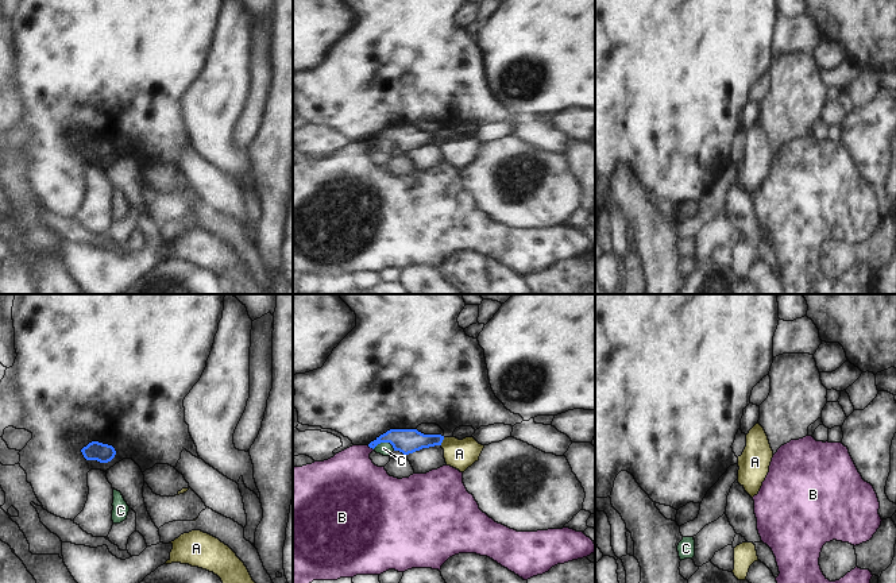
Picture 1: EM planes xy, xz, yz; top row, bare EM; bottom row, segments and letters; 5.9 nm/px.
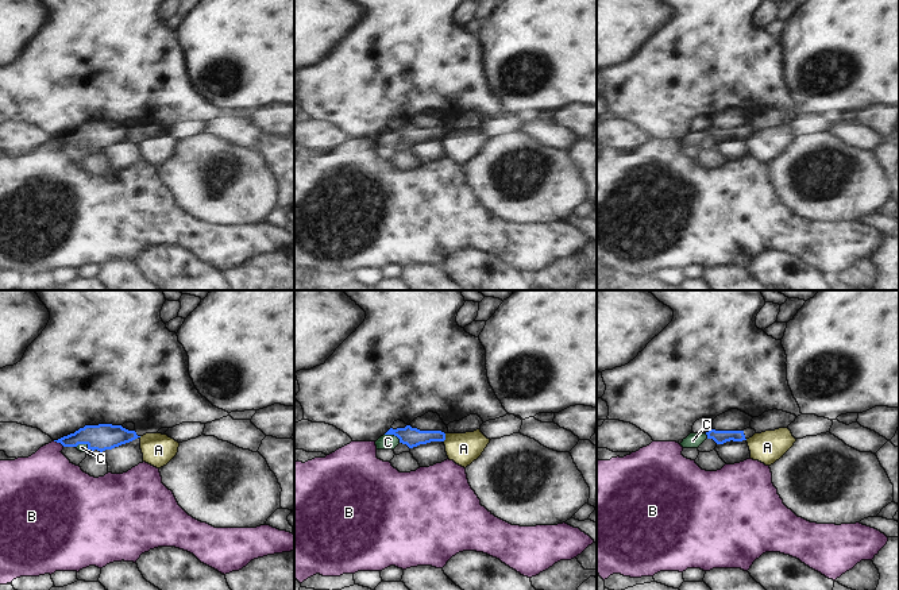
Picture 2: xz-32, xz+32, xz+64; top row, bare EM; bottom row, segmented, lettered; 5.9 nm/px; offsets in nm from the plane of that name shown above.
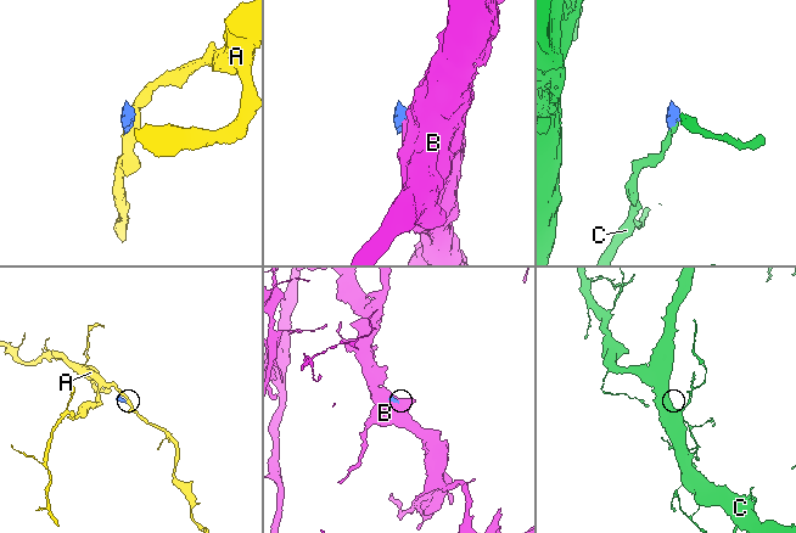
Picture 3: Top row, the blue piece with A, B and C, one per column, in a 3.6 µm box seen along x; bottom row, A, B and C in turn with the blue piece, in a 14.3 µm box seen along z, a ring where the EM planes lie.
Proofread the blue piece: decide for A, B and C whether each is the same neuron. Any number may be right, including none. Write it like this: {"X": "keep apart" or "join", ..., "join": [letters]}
{"A": "keep apart", "B": "keep apart", "C": "keep apart", "join": []}

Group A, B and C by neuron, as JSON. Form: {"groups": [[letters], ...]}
{"groups": [["A"], ["B"], ["C"]]}

